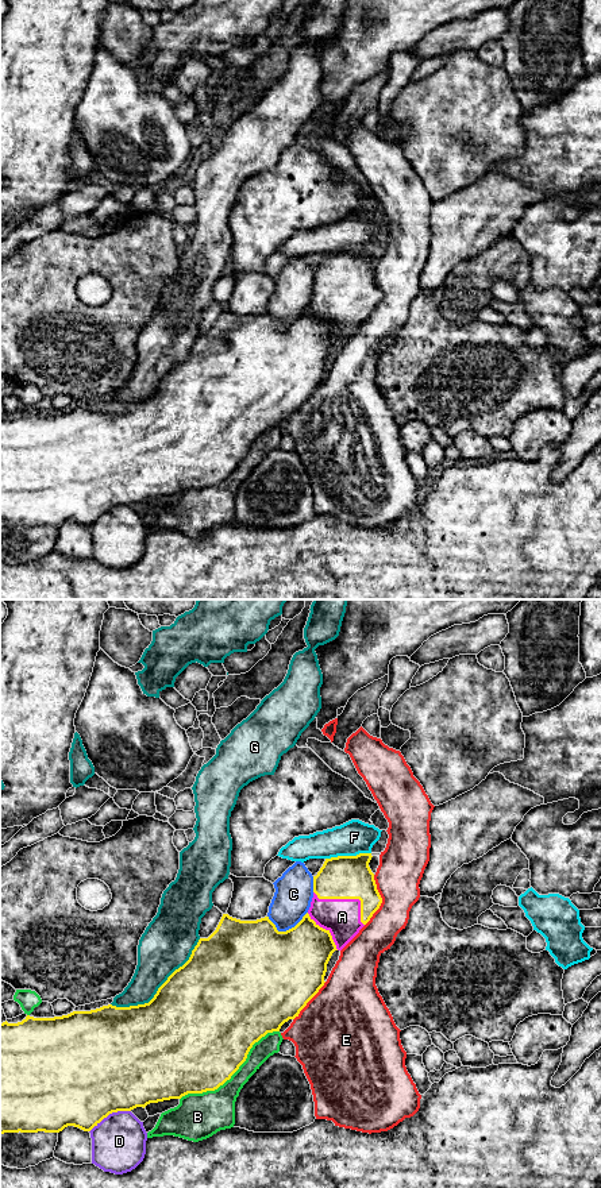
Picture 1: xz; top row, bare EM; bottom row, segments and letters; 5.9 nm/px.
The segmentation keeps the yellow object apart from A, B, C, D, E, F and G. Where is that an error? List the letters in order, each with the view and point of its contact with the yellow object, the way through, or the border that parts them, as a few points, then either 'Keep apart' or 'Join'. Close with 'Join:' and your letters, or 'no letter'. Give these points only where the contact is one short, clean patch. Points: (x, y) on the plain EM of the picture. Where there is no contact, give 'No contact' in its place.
A: Touches yellow at xz (349, 293). Join
B: Touches yellow at xz (234, 467). Keep apart
C: Touches yellow at xz (286, 326). Keep apart
D: Touches yellow at xz (110, 508). Keep apart
E: Touches yellow at xz (381, 296). Keep apart
F: Touches yellow at xz (347, 251). Keep apart
G: Touches yellow at xz (158, 384). Keep apart
Join: A

